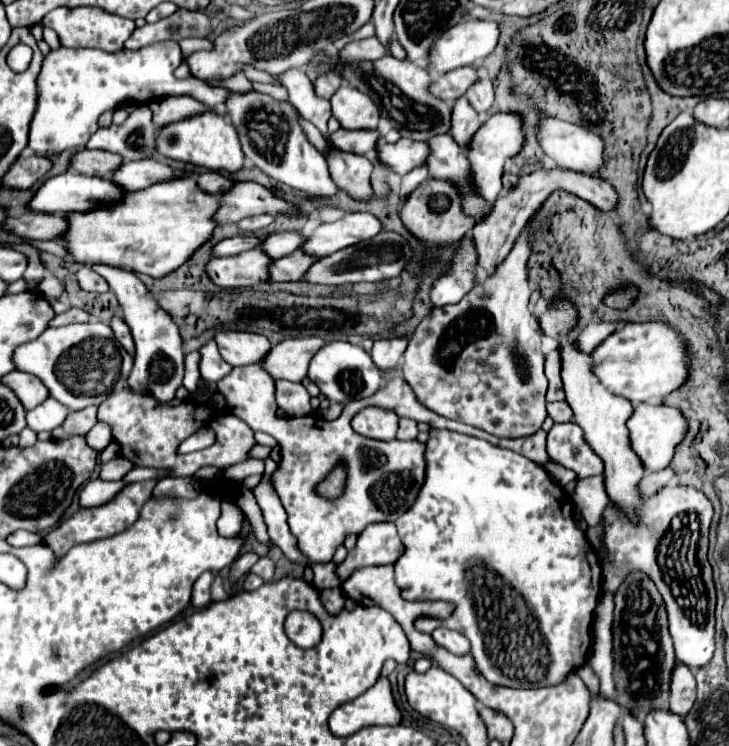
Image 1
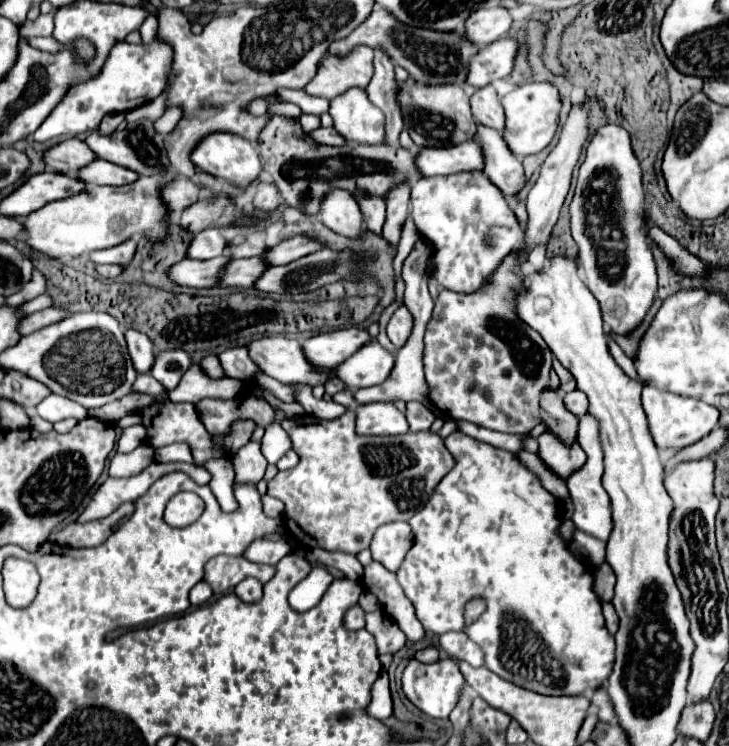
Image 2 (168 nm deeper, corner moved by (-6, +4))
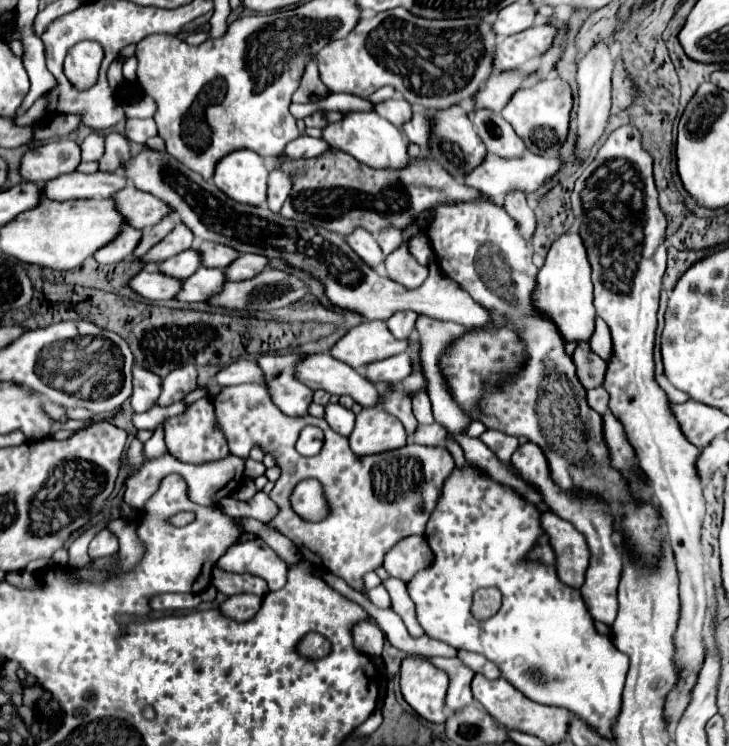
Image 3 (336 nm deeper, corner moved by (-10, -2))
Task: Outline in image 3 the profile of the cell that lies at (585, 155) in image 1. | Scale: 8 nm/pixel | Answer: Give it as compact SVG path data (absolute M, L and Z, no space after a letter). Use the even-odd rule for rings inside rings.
M620 126L614 130L604 146L598 150L596 158L586 166L586 170L576 180L572 192L572 210L580 222L580 236L584 238L588 258L592 264L594 282L594 308L596 314L608 324L612 334L612 358L608 362L604 388L610 394L610 410L622 422L626 438L638 456L640 468L646 472L654 498L660 502L664 512L668 542L674 552L674 562L680 578L680 620L674 634L674 666L678 668L678 682L674 690L666 696L664 720L672 728L690 702L690 692L694 688L698 670L702 668L706 656L704 644L704 622L708 612L708 592L706 592L706 562L702 554L702 520L704 520L704 496L702 484L696 470L696 460L700 448L690 444L682 434L678 420L670 414L670 400L666 392L658 386L654 378L654 334L656 334L656 312L660 300L662 276L666 270L666 216L658 204L658 190L652 176L652 156L642 148L642 134L636 126Z

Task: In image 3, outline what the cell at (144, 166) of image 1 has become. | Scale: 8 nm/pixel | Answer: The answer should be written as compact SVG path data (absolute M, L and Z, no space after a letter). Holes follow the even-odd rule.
M94 172L94 174L60 174L50 182L42 184L42 196L48 200L78 200L78 198L112 198L120 188L126 186L122 174Z

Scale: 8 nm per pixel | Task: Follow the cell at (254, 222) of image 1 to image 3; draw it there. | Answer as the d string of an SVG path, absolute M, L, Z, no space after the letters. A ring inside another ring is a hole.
M272 170L268 176L268 208L272 212L280 212L284 200L292 190L294 178L282 170Z

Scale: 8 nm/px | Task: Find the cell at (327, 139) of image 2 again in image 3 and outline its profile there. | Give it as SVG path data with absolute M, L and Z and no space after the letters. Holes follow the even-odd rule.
M298 136L294 142L288 142L286 148L282 150L282 158L294 160L294 158L316 158L322 156L322 152L328 150L328 144L322 138L308 138L308 136Z

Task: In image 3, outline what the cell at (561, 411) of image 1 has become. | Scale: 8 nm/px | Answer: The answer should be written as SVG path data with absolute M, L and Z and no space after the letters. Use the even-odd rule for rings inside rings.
M602 386L594 388L594 390L588 390L588 404L598 414L604 414L608 410L608 394L606 394L606 390Z

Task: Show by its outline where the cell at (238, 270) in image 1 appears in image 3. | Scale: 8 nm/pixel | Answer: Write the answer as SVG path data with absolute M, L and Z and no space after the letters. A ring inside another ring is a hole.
M140 270L136 276L130 278L128 286L140 294L146 300L170 300L174 298L174 294L180 290L182 282L178 282L176 278L158 274L154 270Z

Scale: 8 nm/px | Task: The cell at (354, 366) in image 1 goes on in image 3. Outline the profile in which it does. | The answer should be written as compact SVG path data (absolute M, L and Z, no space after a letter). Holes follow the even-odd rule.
M402 352L402 354L396 354L394 358L386 358L382 362L374 362L370 366L366 366L366 372L364 374L372 382L396 384L396 382L402 382L412 372L414 372L412 354Z

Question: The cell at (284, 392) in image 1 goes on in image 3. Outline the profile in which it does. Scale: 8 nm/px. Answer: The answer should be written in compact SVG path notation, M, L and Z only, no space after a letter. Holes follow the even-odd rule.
M328 404L326 406L326 420L330 428L342 436L350 436L354 430L354 414L352 410L346 410L340 404Z

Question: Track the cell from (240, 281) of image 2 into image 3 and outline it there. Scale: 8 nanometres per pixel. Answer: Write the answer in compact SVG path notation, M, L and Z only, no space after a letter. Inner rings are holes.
M198 268L186 282L182 282L182 288L174 296L180 302L202 302L210 294L214 294L218 288L222 288L226 282L222 270L210 270L210 268Z

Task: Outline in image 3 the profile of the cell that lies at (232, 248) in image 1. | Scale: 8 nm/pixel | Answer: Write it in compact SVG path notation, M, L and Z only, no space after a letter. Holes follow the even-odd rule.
M184 250L182 254L174 256L174 258L168 258L164 262L160 262L158 270L170 278L176 278L176 280L186 280L188 276L192 276L200 266L200 254L196 250Z

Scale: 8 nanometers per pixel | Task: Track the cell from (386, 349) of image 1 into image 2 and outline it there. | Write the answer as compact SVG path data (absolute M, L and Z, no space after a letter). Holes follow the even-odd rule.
M400 306L390 322L388 322L388 338L390 342L396 346L396 348L402 348L402 344L406 344L406 340L410 338L410 332L412 332L412 326L414 326L414 316L410 316L410 310L406 306Z

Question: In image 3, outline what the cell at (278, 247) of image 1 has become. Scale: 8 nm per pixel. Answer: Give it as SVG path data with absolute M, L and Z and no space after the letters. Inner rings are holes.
M200 242L194 246L202 254L202 266L206 268L220 268L224 270L234 258L238 258L238 252L230 246L222 246L216 242Z

